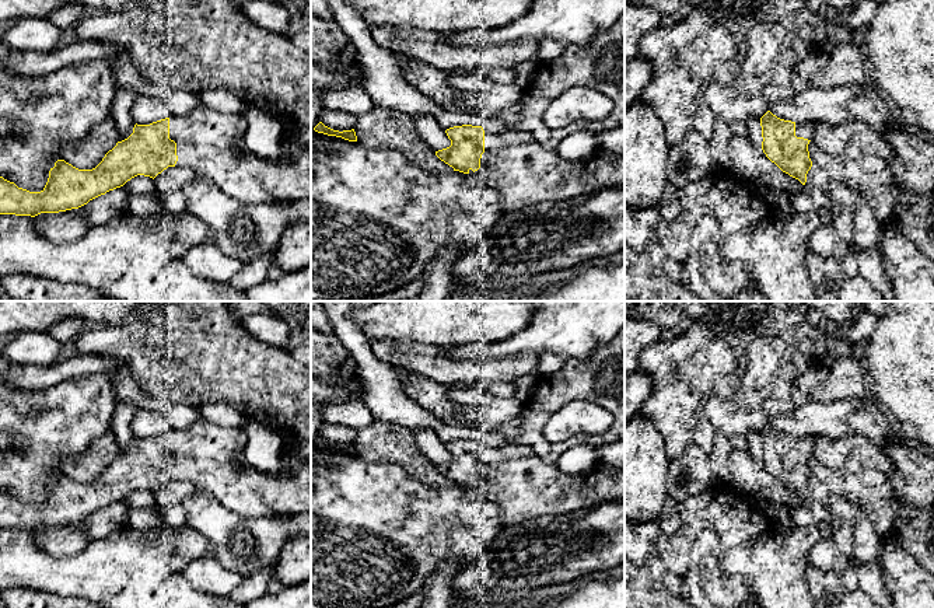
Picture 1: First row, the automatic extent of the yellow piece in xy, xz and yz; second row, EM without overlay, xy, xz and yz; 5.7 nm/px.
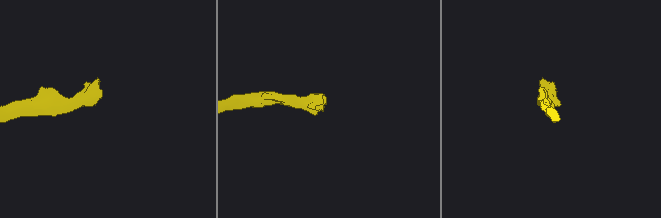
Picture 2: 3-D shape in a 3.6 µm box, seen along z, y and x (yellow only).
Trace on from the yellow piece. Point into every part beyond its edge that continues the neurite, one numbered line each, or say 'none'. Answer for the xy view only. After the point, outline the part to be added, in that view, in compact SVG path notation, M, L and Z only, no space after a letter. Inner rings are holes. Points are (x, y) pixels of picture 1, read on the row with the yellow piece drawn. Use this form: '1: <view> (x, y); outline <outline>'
1: xy (205, 137); outline M200 102L182 116L169 116L169 139L176 143L176 167L190 168L197 177L214 182L232 199L246 205L293 202L311 196L311 143L284 137L277 163L258 158L244 146L244 115L224 113Z

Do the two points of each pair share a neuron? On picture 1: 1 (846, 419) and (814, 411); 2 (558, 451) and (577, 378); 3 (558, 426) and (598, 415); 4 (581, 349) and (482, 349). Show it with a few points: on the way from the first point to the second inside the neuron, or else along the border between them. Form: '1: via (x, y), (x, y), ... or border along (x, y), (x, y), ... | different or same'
1: via (838, 419), (822, 419) | same
2: via (537, 437), (537, 416), (556, 397) | same
3: via (567, 422), (574, 418), (588, 418) | same
4: via (556, 342), (521, 342), (507, 346) | same

